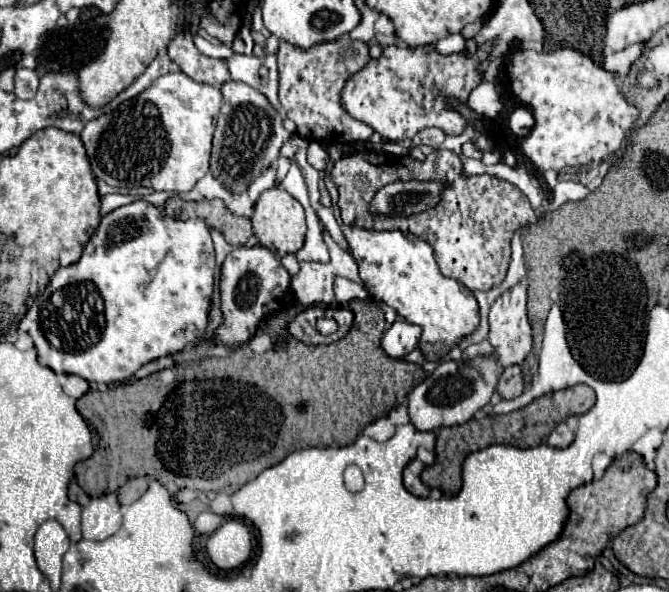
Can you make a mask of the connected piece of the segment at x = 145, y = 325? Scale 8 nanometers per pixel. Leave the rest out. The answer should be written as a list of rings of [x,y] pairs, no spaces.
[[[137,200],[131,202],[127,206],[115,208],[113,212],[105,214],[101,218],[99,228],[95,230],[95,234],[91,236],[91,240],[87,242],[83,256],[79,258],[79,262],[59,268],[55,272],[55,276],[51,278],[49,286],[45,288],[43,294],[39,294],[27,314],[23,316],[23,320],[19,322],[19,328],[23,332],[27,332],[33,342],[35,348],[39,352],[39,364],[51,368],[53,372],[65,372],[65,374],[77,374],[81,378],[85,378],[91,384],[111,384],[111,382],[123,382],[127,378],[131,378],[135,374],[135,370],[139,370],[141,366],[149,364],[155,358],[167,356],[167,354],[177,354],[183,348],[195,344],[197,340],[201,340],[205,336],[205,328],[209,324],[209,310],[211,310],[211,296],[213,296],[213,272],[215,272],[215,250],[213,250],[213,240],[209,234],[209,226],[205,220],[201,218],[189,218],[189,220],[175,220],[169,216],[163,216],[163,212],[149,204],[147,200]]]

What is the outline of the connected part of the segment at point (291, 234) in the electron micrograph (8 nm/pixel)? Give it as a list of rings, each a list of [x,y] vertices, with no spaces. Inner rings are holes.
[[[279,186],[269,188],[269,190],[265,190],[259,196],[259,200],[255,204],[255,214],[253,214],[251,222],[253,222],[253,230],[255,230],[257,238],[259,238],[259,244],[265,246],[267,250],[275,252],[277,256],[295,254],[303,246],[303,242],[305,242],[307,226],[305,226],[303,206],[289,192],[285,192]]]

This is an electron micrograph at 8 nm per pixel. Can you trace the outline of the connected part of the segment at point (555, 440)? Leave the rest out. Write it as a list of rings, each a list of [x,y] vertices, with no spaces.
[[[565,422],[557,424],[557,426],[553,428],[549,440],[547,440],[547,444],[549,444],[551,448],[567,448],[571,442],[573,442],[573,432],[567,428]]]

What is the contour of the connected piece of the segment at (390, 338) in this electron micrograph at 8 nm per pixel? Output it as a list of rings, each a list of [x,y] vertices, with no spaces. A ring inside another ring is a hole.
[[[397,320],[389,330],[385,330],[381,346],[391,358],[405,358],[411,350],[417,348],[421,328],[407,322],[407,320]]]

